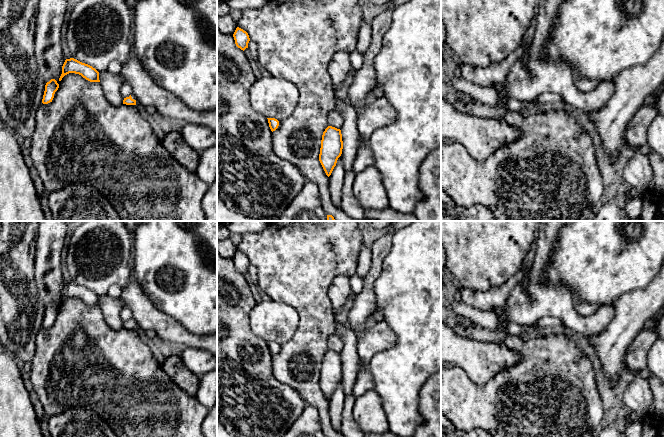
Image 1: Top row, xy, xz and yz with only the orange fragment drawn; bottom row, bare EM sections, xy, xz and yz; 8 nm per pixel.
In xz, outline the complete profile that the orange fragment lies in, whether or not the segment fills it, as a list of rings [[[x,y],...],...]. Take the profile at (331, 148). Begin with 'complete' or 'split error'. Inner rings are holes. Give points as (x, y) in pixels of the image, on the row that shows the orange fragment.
complete | [[[328,126],[322,135],[319,161],[329,177],[342,154],[343,141],[341,130]]]

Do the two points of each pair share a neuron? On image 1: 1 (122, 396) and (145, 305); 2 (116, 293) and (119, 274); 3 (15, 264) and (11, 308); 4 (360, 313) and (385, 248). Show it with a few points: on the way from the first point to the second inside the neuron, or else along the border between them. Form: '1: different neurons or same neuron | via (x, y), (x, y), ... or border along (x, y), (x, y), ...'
1: different neurons | border along (137, 329), (142, 332)
2: different neurons | border along (121, 287), (112, 285), (106, 294)
3: same neuron | via (11, 275), (11, 297)
4: same neuron | via (367, 297), (369, 279), (375, 271), (376, 264)

